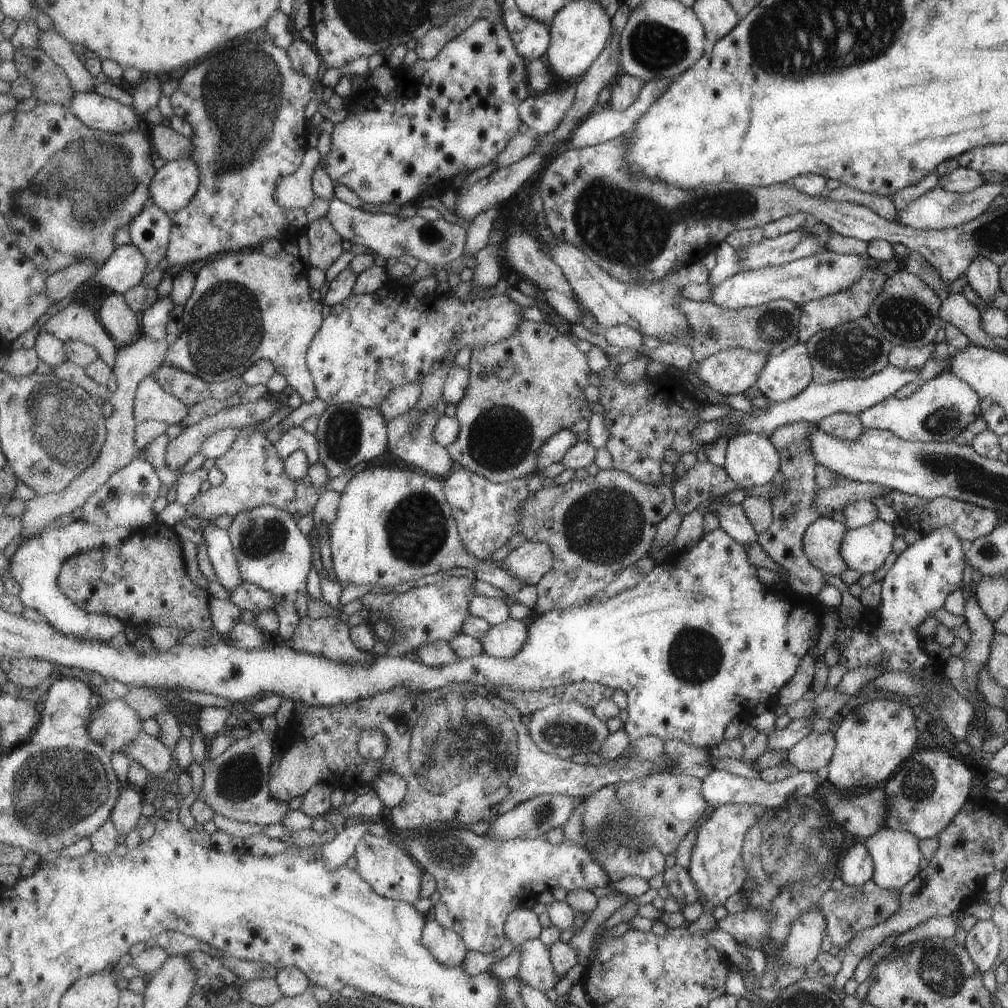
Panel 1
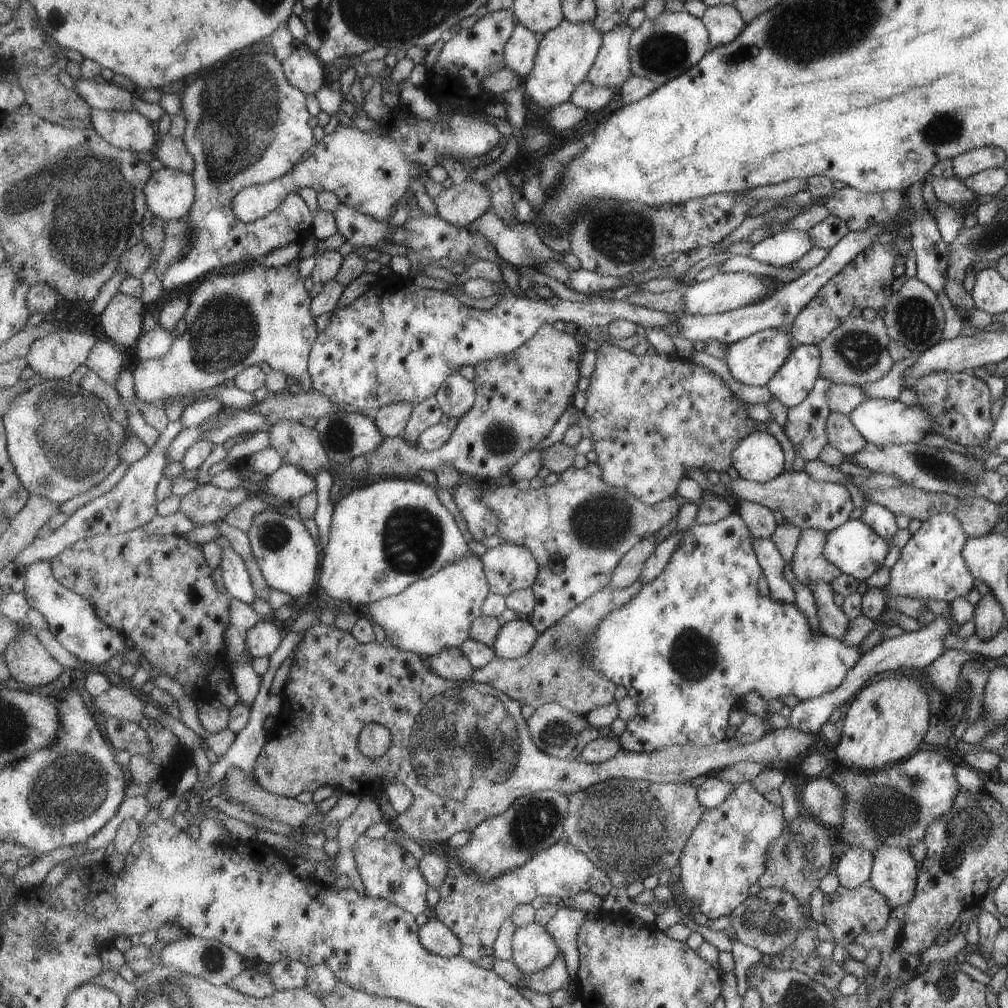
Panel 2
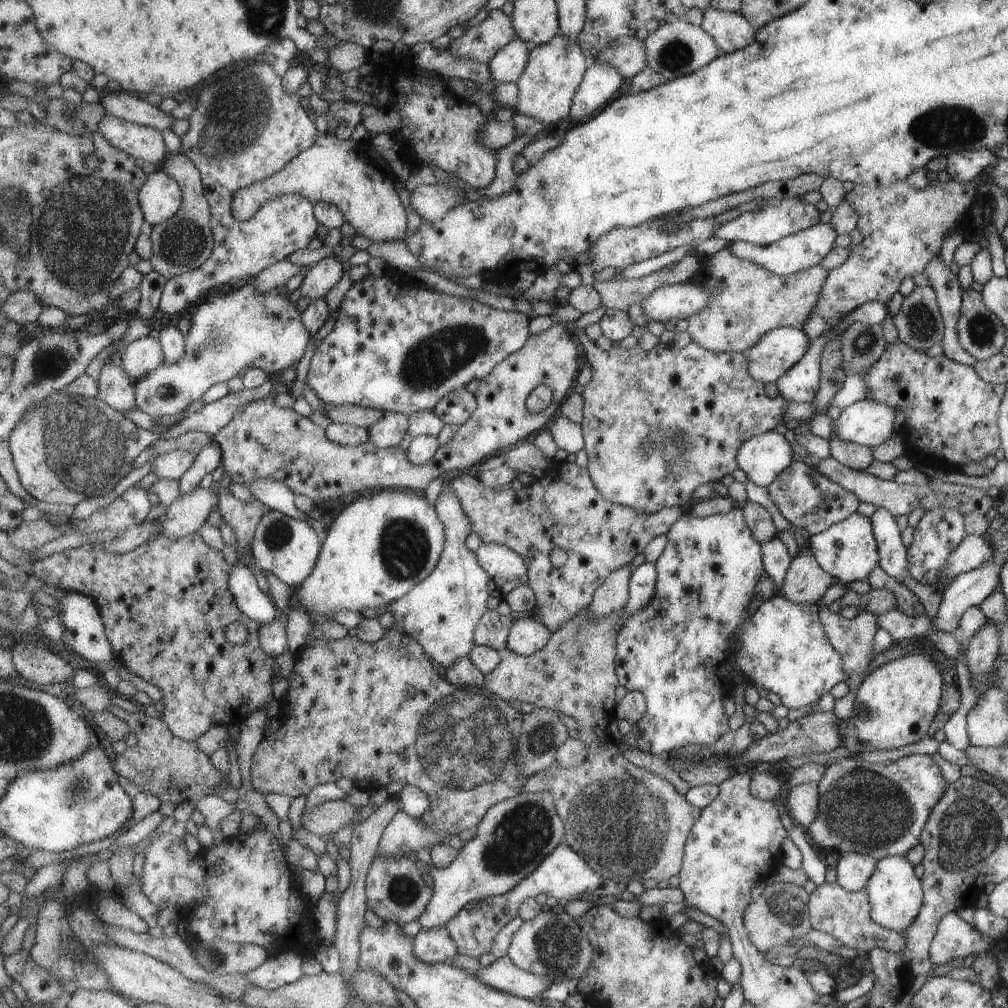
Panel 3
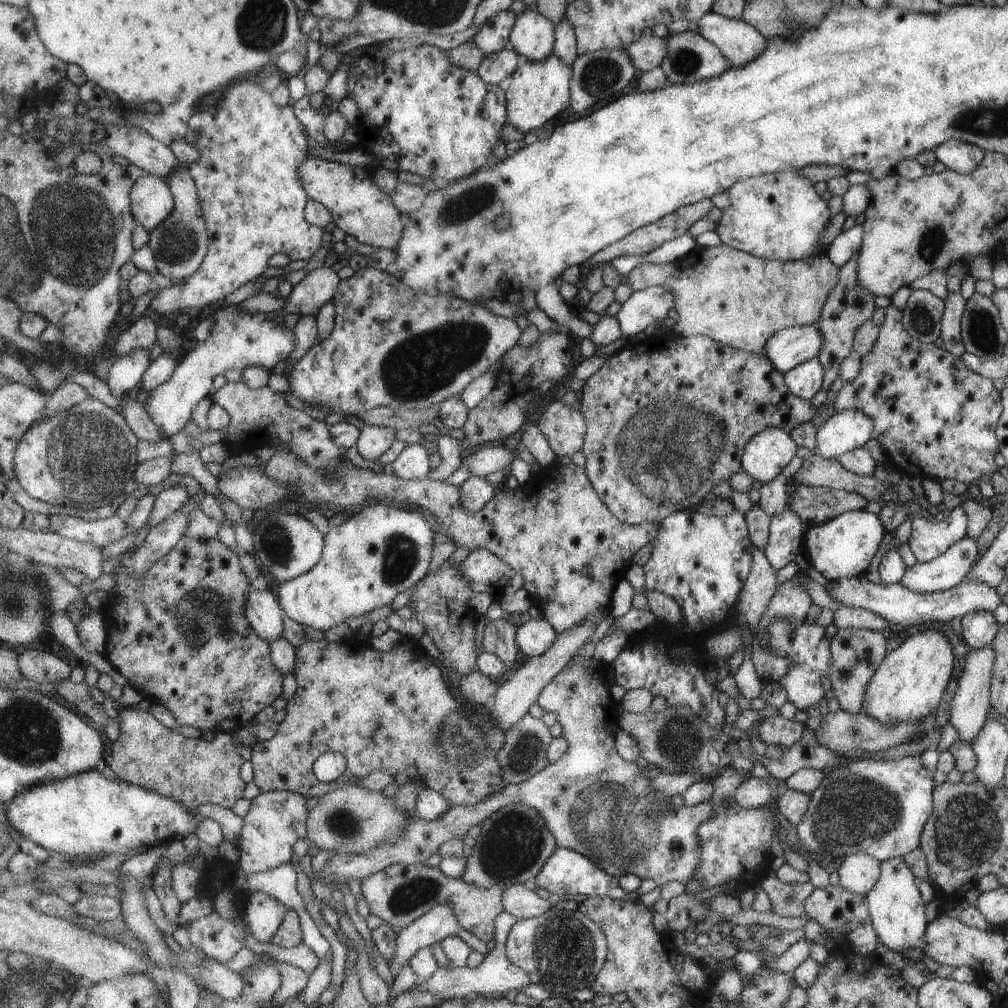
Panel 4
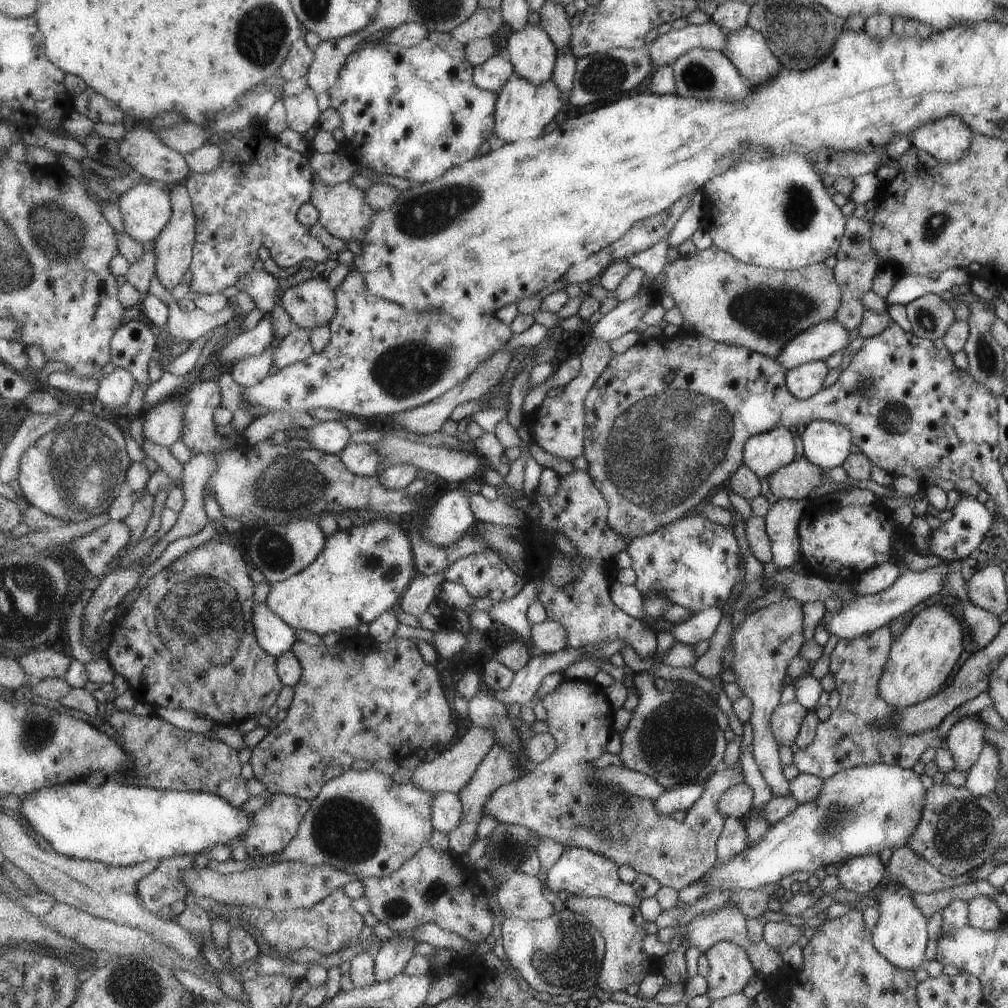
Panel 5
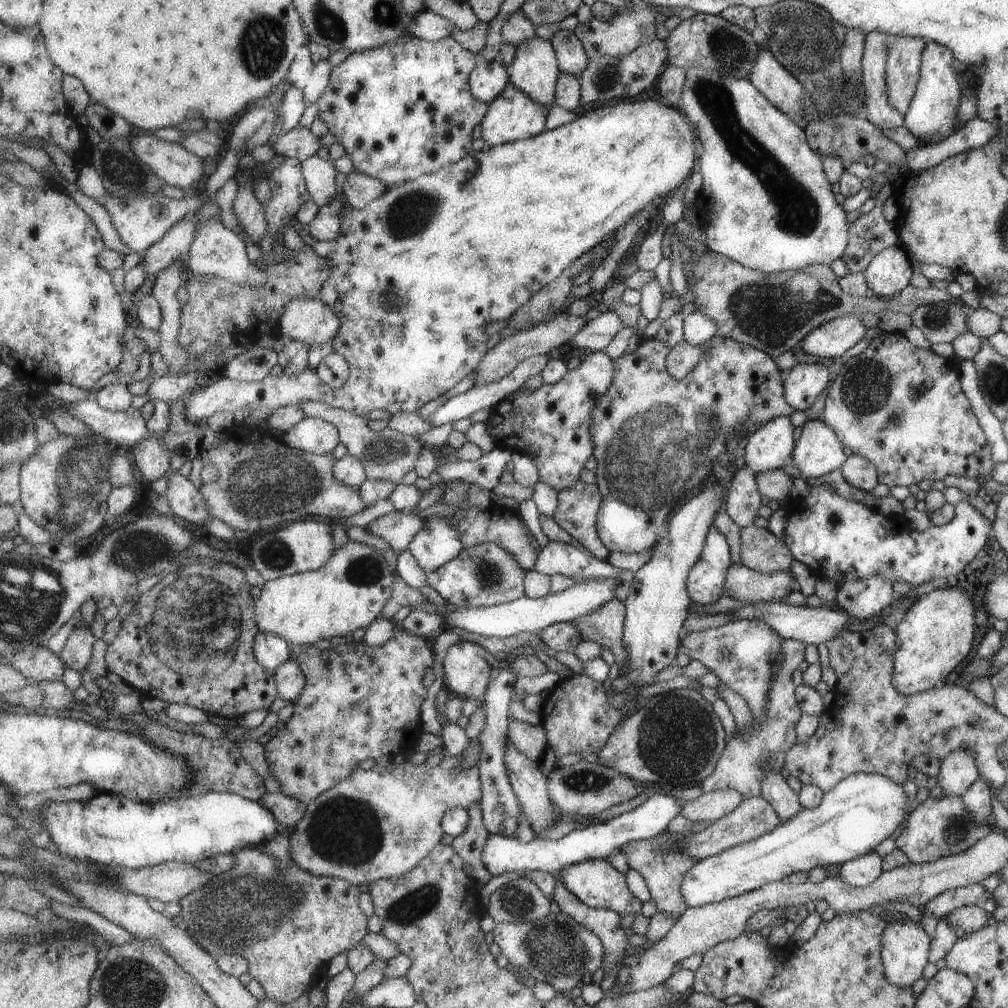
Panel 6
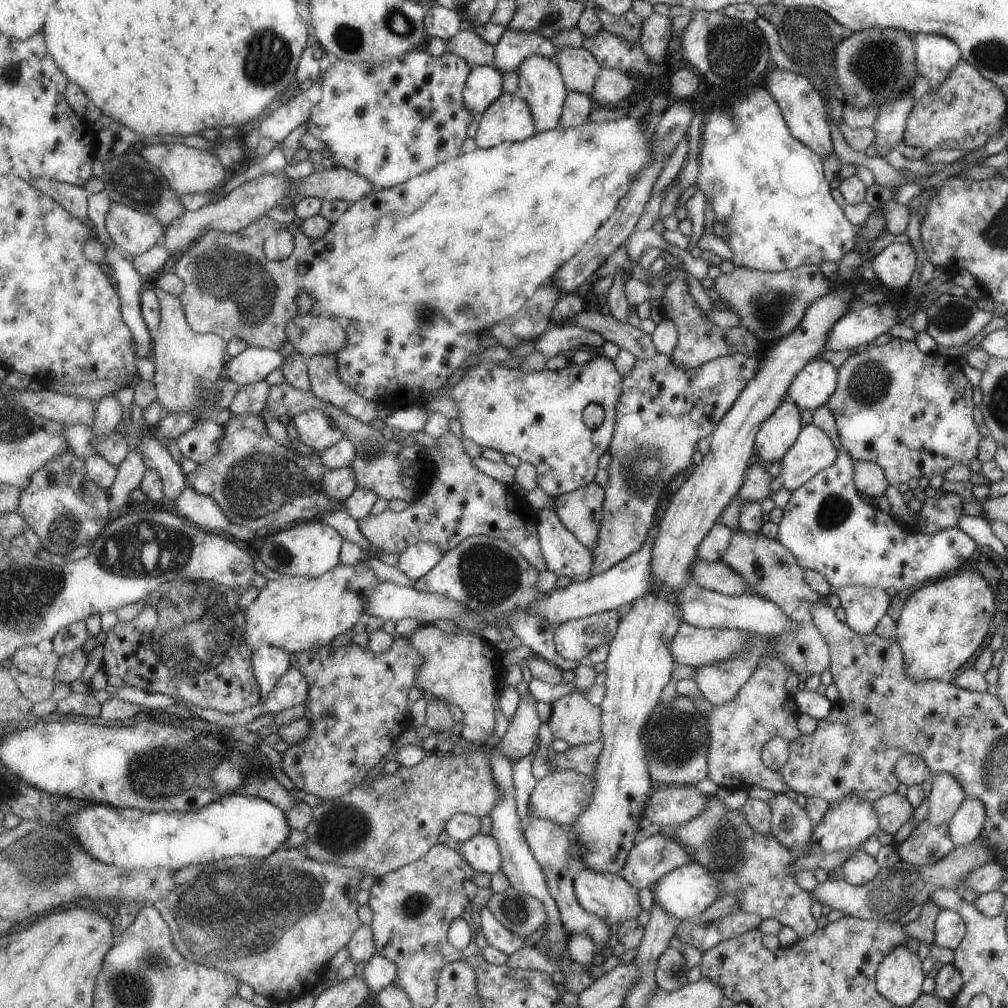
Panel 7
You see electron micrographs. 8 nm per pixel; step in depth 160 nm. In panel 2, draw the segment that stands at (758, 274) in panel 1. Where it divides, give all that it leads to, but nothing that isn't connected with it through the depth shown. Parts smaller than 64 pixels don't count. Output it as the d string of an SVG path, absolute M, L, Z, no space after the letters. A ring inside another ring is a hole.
M747 272L720 273L710 279L695 283L684 293L685 310L689 315L720 315L745 305L761 301L772 292L772 282L768 284L756 274Z

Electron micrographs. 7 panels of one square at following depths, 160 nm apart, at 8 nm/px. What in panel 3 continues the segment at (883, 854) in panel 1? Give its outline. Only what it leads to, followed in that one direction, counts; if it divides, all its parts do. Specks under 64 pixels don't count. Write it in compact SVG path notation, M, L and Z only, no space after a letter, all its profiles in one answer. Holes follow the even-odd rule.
M889 855L876 861L874 871L864 886L868 894L871 920L895 932L901 932L909 926L922 906L919 879L915 878L913 866L905 855Z

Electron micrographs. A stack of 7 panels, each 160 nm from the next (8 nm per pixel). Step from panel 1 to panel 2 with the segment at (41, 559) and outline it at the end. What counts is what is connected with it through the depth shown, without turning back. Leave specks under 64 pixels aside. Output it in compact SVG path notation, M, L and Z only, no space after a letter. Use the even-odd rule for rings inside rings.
M50 560L31 564L27 570L25 596L30 608L37 610L46 620L49 630L65 650L94 667L102 662L112 662L113 656L126 647L127 641L119 630L107 626L97 615L95 606L81 594L76 594L55 578Z

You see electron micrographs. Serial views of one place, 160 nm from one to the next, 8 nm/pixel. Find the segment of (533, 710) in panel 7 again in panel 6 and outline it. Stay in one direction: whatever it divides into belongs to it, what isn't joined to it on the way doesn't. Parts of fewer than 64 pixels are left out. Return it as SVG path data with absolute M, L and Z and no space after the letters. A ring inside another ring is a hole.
M513 720L510 723L508 738L521 752L540 762L550 747L548 732L543 725L537 726Z

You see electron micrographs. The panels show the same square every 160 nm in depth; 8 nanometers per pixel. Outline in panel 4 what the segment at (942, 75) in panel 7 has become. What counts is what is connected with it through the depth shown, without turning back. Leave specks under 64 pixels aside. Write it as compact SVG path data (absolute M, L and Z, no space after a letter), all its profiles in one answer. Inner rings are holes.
M955 139L943 141L933 152L945 169L961 174L969 174L985 156L982 148Z

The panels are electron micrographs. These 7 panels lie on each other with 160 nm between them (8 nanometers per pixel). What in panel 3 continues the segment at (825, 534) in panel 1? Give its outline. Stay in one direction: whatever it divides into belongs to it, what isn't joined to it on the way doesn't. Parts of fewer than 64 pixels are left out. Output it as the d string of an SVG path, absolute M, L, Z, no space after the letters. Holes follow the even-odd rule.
M799 549L787 567L782 585L777 594L783 595L792 603L817 602L834 582L808 551Z

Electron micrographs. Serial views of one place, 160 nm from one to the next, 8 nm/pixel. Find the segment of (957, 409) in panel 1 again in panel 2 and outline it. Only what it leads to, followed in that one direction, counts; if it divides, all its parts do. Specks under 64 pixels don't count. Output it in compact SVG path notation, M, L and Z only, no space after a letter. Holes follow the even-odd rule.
M869 398L860 402L847 415L851 424L867 443L885 446L887 444L903 445L918 443L930 433L931 420L927 412L919 406L907 406L899 400L885 400L885 398Z

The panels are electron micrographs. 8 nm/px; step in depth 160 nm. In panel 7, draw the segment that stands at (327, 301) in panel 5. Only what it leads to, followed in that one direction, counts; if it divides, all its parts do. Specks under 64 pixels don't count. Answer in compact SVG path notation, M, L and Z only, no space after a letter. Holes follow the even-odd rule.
M297 315L286 328L289 341L307 359L317 355L335 355L349 343L349 333L343 324L324 315Z

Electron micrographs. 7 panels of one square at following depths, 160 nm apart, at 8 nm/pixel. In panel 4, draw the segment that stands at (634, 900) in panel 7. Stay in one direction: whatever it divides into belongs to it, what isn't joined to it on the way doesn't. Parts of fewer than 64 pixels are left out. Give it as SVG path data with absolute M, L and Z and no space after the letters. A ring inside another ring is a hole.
M558 847L536 876L531 885L537 885L553 894L585 894L588 897L611 897L614 899L631 900L630 892L627 892L620 883L619 877L614 877L602 868L599 868L590 858L570 848Z

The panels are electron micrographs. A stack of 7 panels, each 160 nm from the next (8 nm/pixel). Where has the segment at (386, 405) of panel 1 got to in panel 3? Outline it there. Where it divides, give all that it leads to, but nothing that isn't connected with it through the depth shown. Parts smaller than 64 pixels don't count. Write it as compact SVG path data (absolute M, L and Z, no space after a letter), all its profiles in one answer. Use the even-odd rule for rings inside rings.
M398 412L385 414L370 428L370 440L379 448L401 444L410 427L410 415Z

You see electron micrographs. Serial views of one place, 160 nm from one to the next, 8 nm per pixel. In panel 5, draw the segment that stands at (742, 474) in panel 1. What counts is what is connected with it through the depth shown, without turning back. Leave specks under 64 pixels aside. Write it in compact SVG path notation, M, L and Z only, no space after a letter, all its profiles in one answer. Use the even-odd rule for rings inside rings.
M784 426L751 435L743 451L743 465L757 478L768 478L772 472L793 460L793 436Z

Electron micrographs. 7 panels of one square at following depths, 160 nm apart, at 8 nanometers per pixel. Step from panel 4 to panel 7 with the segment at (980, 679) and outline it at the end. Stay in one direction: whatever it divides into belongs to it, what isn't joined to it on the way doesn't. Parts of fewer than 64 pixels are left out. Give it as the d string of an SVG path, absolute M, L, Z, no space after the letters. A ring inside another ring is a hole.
M949 773L932 774L930 781L931 789L925 819L932 825L947 824L965 797L963 787Z

